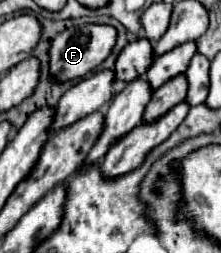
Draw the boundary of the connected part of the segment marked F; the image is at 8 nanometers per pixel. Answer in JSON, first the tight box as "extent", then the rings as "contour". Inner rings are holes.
{"extent":[49,25,117,83],"contour":[[[77,25],[61,31],[49,47],[49,75],[59,83],[85,77],[101,61],[109,57],[115,45],[115,37],[117,37],[117,31],[107,25]]]}

